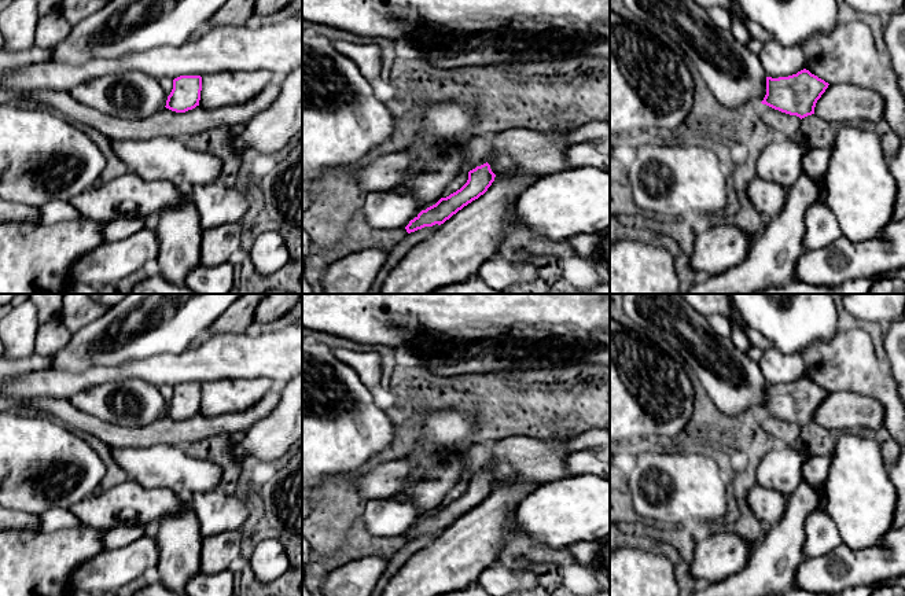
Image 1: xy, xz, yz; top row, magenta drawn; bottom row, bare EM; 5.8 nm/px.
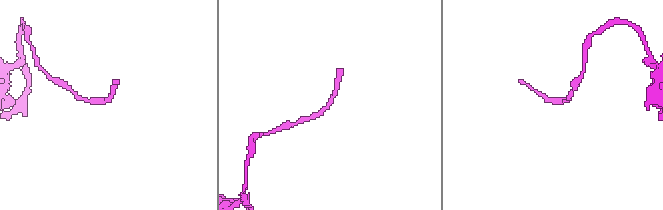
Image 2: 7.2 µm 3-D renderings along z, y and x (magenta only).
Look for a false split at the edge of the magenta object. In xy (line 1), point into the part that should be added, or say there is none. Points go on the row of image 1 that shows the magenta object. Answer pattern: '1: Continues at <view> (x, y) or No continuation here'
1: Continues at xy (225, 88)

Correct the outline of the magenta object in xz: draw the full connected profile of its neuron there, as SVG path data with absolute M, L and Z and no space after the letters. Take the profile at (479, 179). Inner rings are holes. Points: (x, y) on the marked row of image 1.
M488 162L470 170L460 190L422 210L405 227L411 233L439 225L390 272L380 294L431 294L475 277L507 231L520 224L516 200L540 177L519 169L494 174Z

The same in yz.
M803 69L788 77L766 77L766 95L762 104L801 119L814 114L817 118L839 125L856 121L879 122L884 118L884 103L873 91L853 84L828 84Z

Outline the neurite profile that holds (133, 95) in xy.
M143 71L102 76L76 85L69 93L87 107L125 119L147 118L168 100L159 80Z

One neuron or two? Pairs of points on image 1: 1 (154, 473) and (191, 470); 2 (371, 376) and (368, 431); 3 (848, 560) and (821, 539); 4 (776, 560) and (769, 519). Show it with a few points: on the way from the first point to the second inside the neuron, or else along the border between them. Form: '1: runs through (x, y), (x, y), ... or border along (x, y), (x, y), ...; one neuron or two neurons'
1: runs through (164, 470), (181, 470); one neuron
2: border along (349, 364), (370, 390); two neurons
3: border along (841, 541), (824, 554), (804, 559); two neurons
4: border along (786, 497), (783, 517), (768, 529); two neurons

